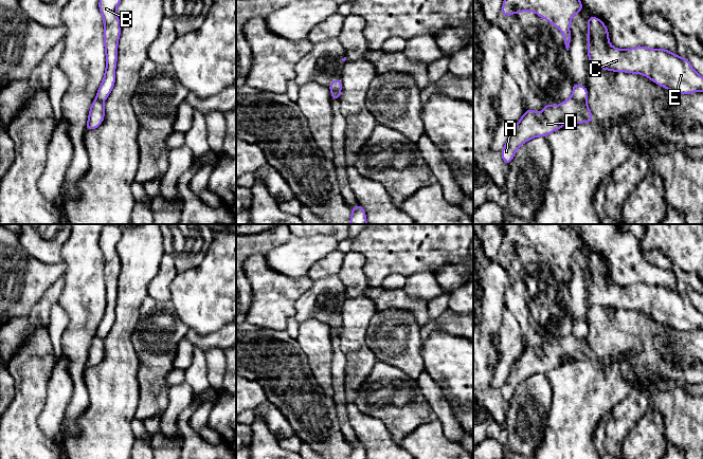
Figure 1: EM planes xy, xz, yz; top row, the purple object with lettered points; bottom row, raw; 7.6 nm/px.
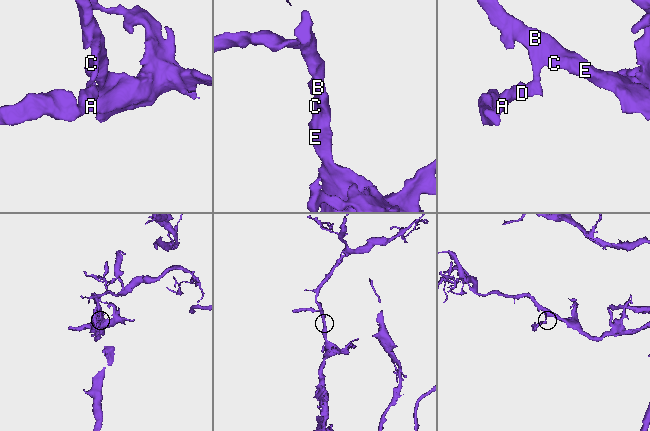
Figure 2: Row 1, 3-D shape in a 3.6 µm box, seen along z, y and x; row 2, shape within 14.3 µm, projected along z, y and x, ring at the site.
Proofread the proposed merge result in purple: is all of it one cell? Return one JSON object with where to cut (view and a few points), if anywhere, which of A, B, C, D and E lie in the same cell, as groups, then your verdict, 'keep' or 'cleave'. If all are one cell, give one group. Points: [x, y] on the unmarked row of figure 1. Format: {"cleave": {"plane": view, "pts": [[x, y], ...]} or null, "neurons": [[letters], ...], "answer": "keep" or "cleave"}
{"cleave": {"plane": "yz", "pts": [[571, 334], [584, 338]]}, "neurons": [["A", "D"], ["B", "C", "E"]], "answer": "cleave"}

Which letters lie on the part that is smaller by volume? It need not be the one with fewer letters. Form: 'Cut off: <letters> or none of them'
Cut off: A, D

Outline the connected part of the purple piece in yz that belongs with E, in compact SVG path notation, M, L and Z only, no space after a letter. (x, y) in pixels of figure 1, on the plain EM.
M597 254L587 256L589 269L589 306L637 310L679 331L703 329L703 314L689 298L665 286L636 283L620 287L612 283L609 268Z

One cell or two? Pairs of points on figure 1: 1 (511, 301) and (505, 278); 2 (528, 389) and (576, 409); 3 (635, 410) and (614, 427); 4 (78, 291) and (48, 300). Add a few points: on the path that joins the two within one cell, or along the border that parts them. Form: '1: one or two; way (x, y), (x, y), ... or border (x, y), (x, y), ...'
1: two; border (511, 282), (507, 287), (504, 307)
2: two; border (545, 374), (551, 385), (551, 401), (546, 423)
3: one; way (630, 411), (619, 422)
4: two; border (64, 276), (64, 289), (56, 304)

